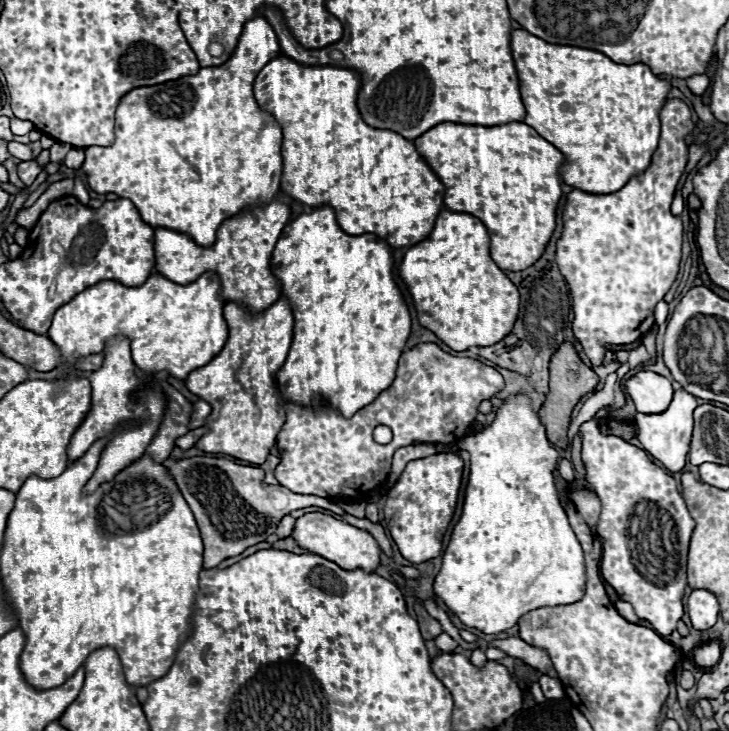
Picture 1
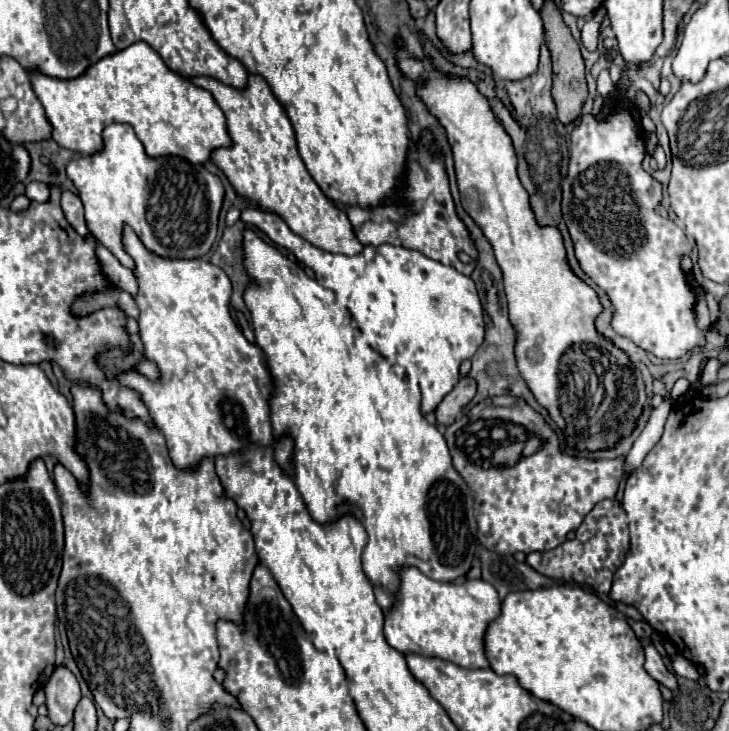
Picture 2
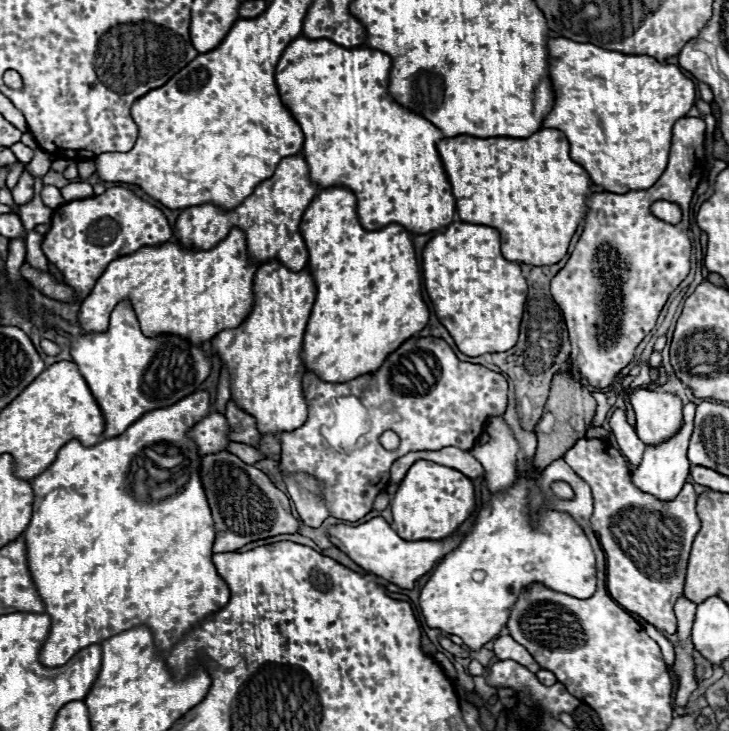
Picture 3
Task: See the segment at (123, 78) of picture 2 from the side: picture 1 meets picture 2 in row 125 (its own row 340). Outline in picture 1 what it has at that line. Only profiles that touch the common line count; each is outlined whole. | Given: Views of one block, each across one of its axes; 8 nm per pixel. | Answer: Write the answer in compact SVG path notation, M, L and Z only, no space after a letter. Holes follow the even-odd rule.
M214 272L202 274L198 280L190 284L176 284L166 280L160 274L152 274L142 286L128 288L118 282L98 282L84 292L80 292L72 302L62 306L52 320L52 326L48 330L48 338L58 346L60 350L60 366L58 370L64 370L66 374L60 378L78 378L82 372L76 368L76 362L84 356L98 354L106 348L106 340L110 336L126 336L130 340L130 352L134 356L134 364L138 364L140 370L156 374L156 372L168 372L170 376L182 380L186 378L194 368L200 368L202 364L208 364L226 344L228 338L228 326L222 316L224 302L220 300L220 280Z

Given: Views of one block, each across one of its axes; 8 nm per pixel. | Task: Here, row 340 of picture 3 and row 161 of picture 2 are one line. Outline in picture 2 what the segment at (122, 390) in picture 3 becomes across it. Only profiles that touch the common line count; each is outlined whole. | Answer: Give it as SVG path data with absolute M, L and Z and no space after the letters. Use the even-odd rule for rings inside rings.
M110 124L102 132L104 148L100 152L80 156L78 160L72 160L66 166L68 178L74 182L78 196L84 204L86 212L86 226L88 230L104 244L126 268L134 268L134 262L130 256L126 256L122 248L122 224L130 224L142 244L152 250L158 256L164 258L202 258L216 240L216 228L218 228L218 214L224 198L224 186L222 180L212 174L202 164L190 164L188 160L180 156L160 156L150 158L142 146L142 142L136 138L132 126L128 124Z

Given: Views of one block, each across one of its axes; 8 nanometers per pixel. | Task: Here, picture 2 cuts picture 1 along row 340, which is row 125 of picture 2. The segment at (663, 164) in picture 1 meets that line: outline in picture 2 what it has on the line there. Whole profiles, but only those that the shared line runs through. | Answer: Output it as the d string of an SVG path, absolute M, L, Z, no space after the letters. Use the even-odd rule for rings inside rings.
M612 98L612 102L616 106L612 116L598 122L586 114L572 132L570 166L562 182L562 216L574 242L580 268L608 294L614 306L610 320L614 332L630 338L646 352L654 352L658 358L682 358L686 352L704 346L704 332L694 320L696 298L680 268L680 258L690 252L692 244L678 224L656 214L656 206L662 200L662 186L642 168L642 158L646 156L644 140L624 100Z

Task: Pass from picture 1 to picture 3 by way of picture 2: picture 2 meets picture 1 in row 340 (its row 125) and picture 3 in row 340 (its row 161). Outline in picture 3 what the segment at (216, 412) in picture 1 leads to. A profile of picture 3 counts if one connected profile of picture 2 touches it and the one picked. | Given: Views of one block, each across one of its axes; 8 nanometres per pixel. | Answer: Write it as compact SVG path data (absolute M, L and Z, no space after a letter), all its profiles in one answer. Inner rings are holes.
M276 260L268 262L256 270L254 306L248 318L238 328L222 330L218 336L212 338L212 354L220 358L222 366L230 374L232 402L256 420L256 428L262 436L292 432L294 428L300 428L306 422L308 408L302 396L302 376L306 368L300 362L300 350L302 350L302 336L304 336L306 322L310 318L314 298L316 298L316 284L306 268L300 272L290 272Z

